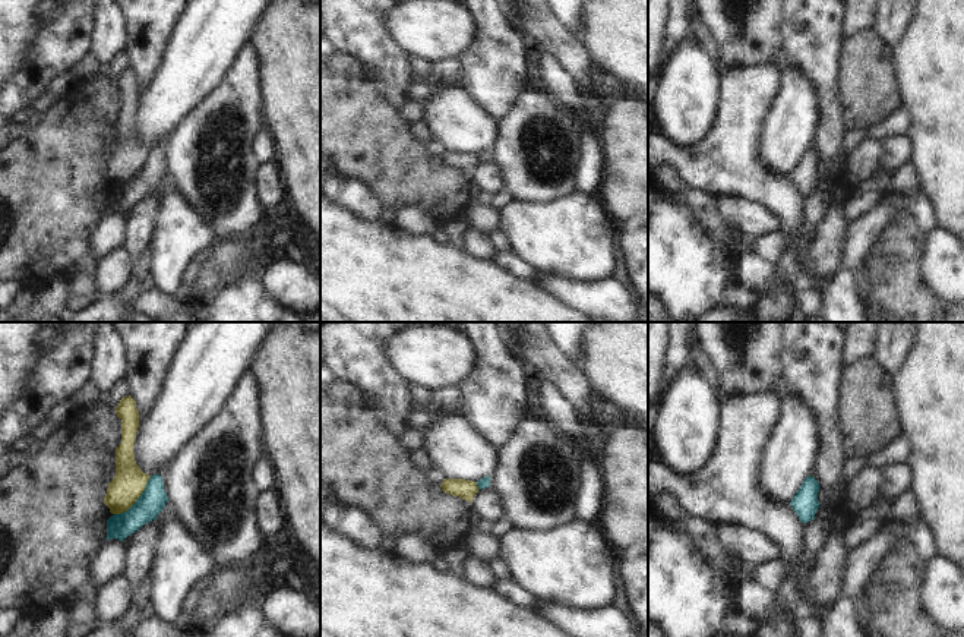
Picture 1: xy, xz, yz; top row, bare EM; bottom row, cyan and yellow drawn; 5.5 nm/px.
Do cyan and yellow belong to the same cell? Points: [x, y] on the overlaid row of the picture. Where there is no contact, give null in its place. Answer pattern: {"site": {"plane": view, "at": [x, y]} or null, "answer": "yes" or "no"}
{"site": {"plane": "xy", "at": [138, 500]}, "answer": "no"}

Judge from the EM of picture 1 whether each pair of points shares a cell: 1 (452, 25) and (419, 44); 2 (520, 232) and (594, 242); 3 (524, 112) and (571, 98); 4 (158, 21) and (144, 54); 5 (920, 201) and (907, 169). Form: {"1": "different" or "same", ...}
{"1": "same", "2": "same", "3": "different", "4": "same", "5": "different"}

